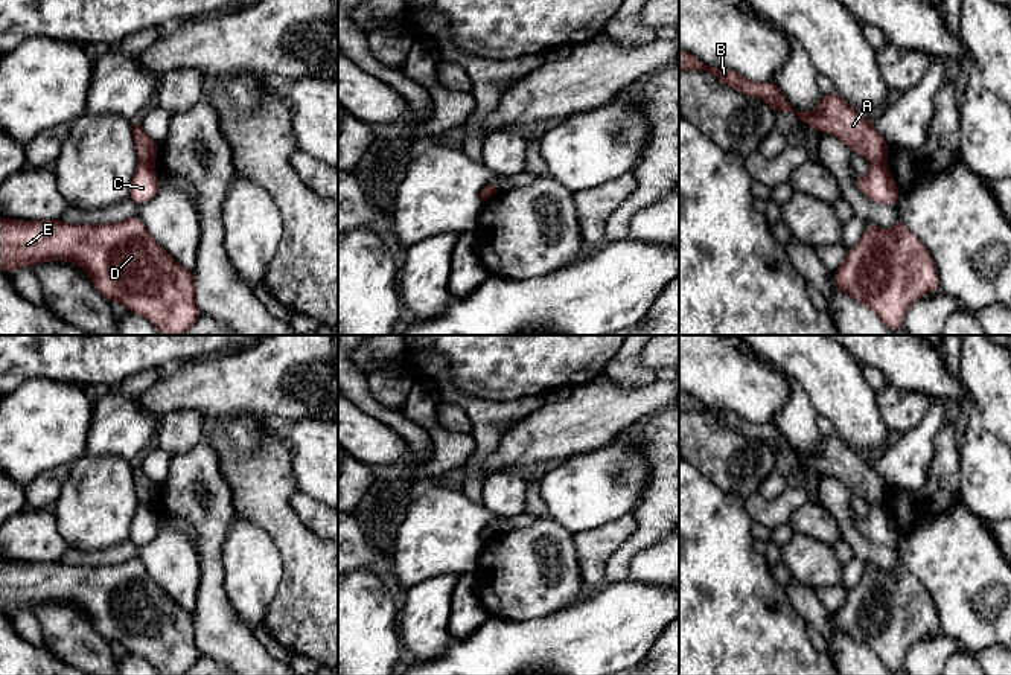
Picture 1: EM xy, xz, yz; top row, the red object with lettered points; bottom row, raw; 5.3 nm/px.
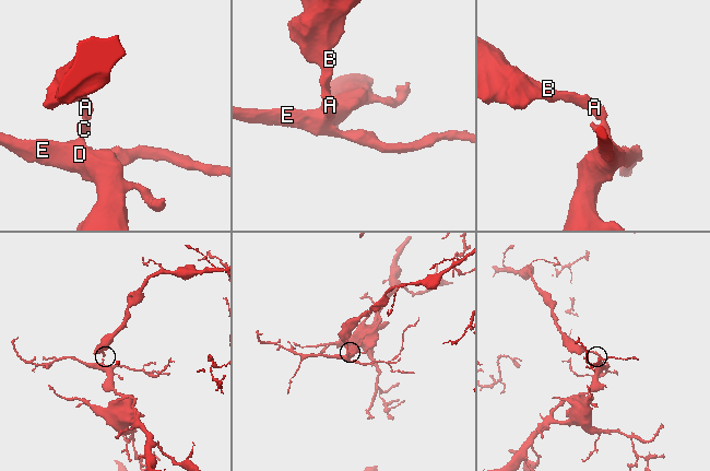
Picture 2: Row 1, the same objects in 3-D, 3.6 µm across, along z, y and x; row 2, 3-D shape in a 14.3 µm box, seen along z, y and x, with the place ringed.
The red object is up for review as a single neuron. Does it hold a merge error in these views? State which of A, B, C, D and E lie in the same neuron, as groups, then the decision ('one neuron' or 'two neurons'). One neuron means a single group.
A B / C D E | two neurons

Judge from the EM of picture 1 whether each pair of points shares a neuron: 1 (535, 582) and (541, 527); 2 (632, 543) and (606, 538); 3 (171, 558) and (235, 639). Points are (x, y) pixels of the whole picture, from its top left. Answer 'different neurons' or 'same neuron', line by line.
1: same neuron
2: different neurons
3: different neurons

